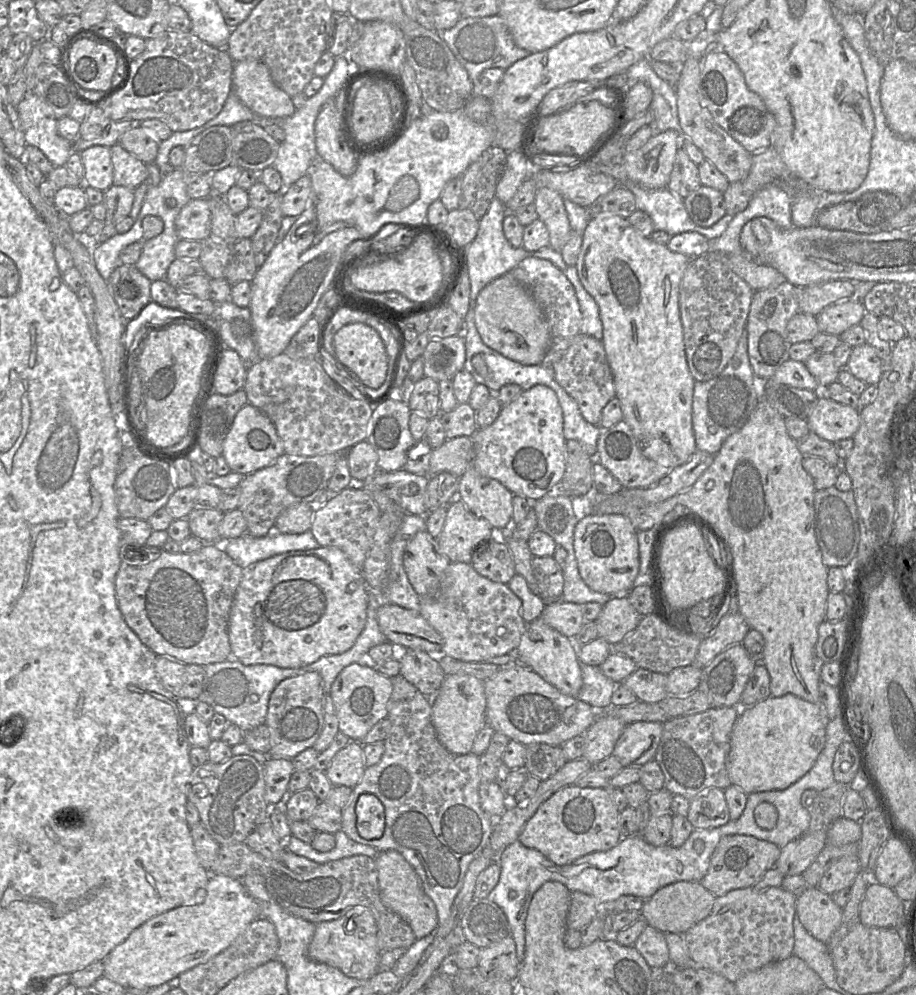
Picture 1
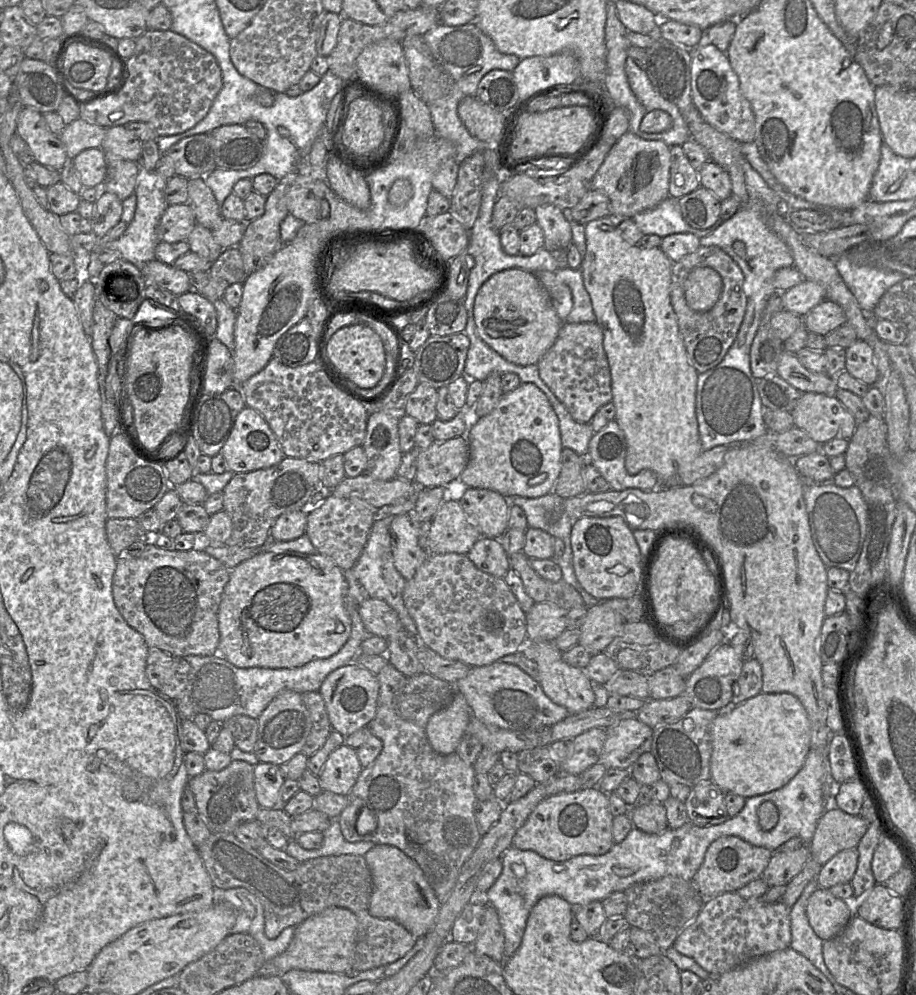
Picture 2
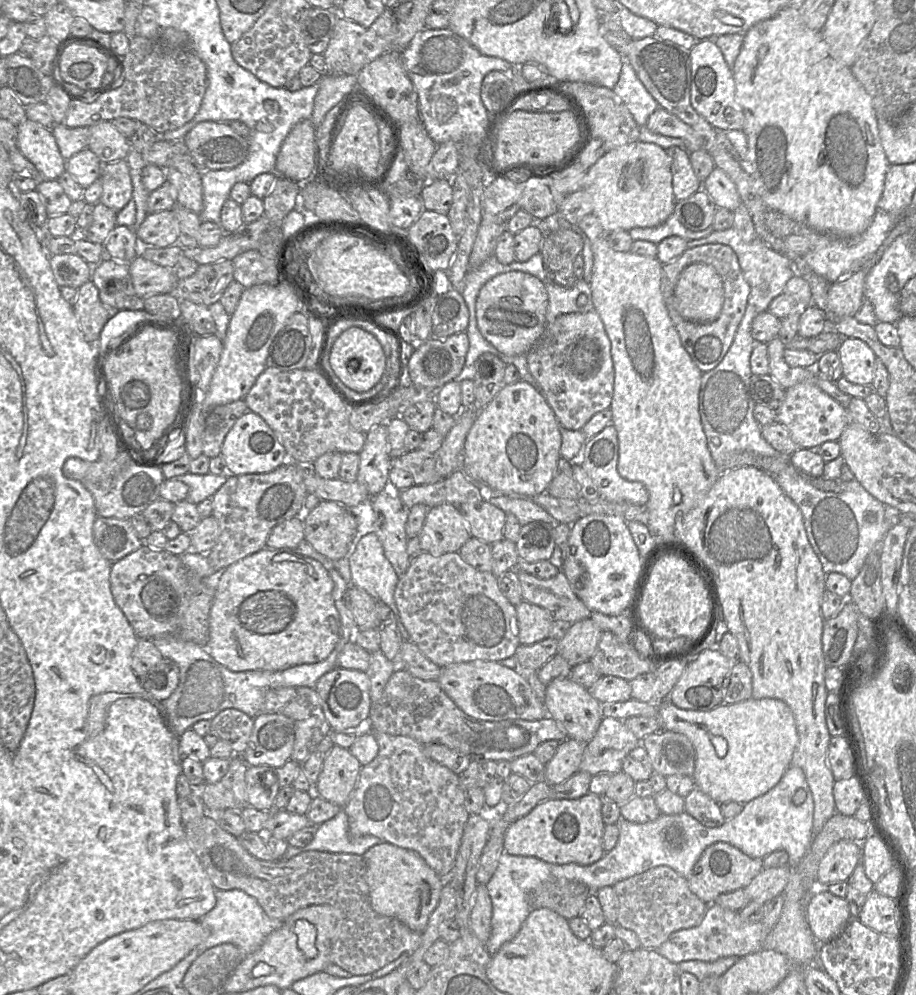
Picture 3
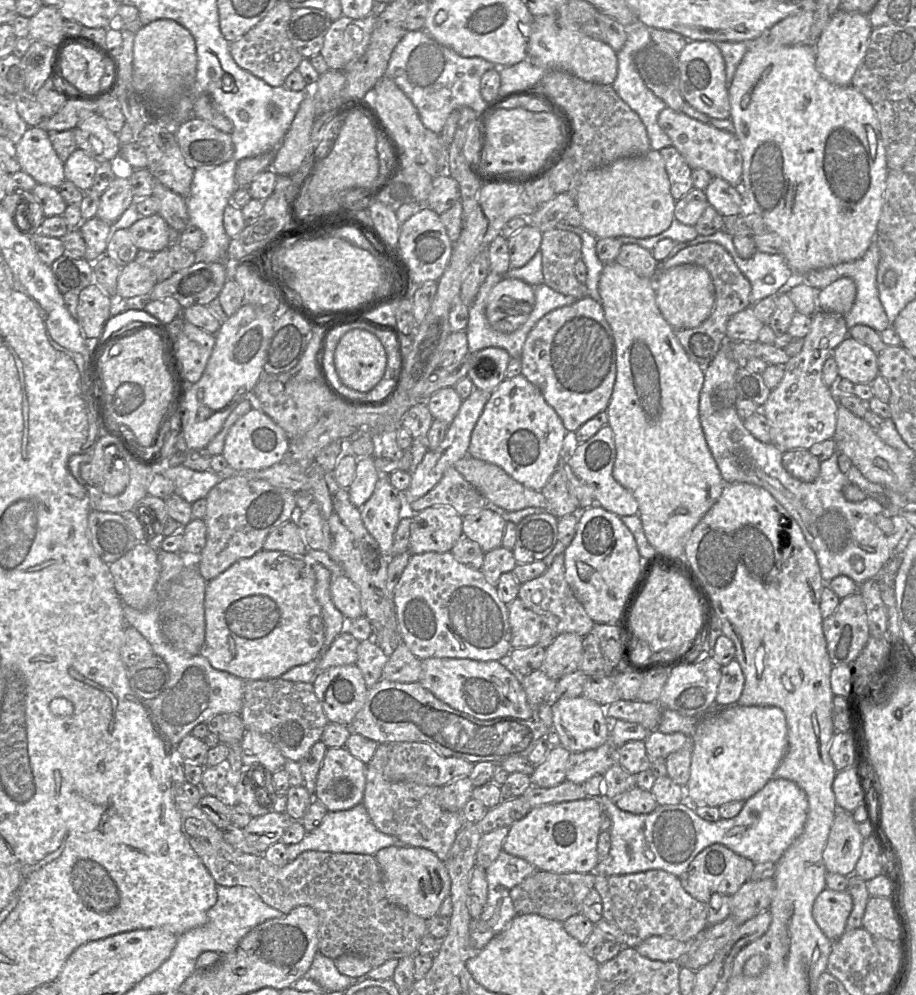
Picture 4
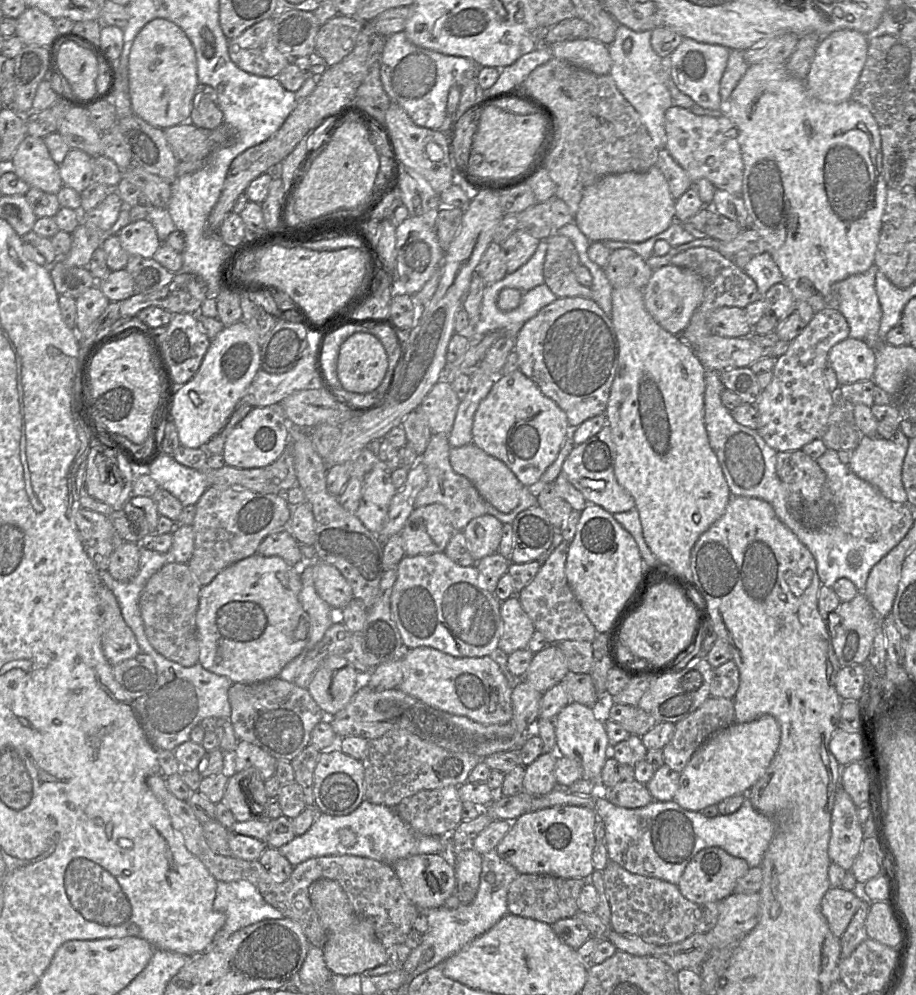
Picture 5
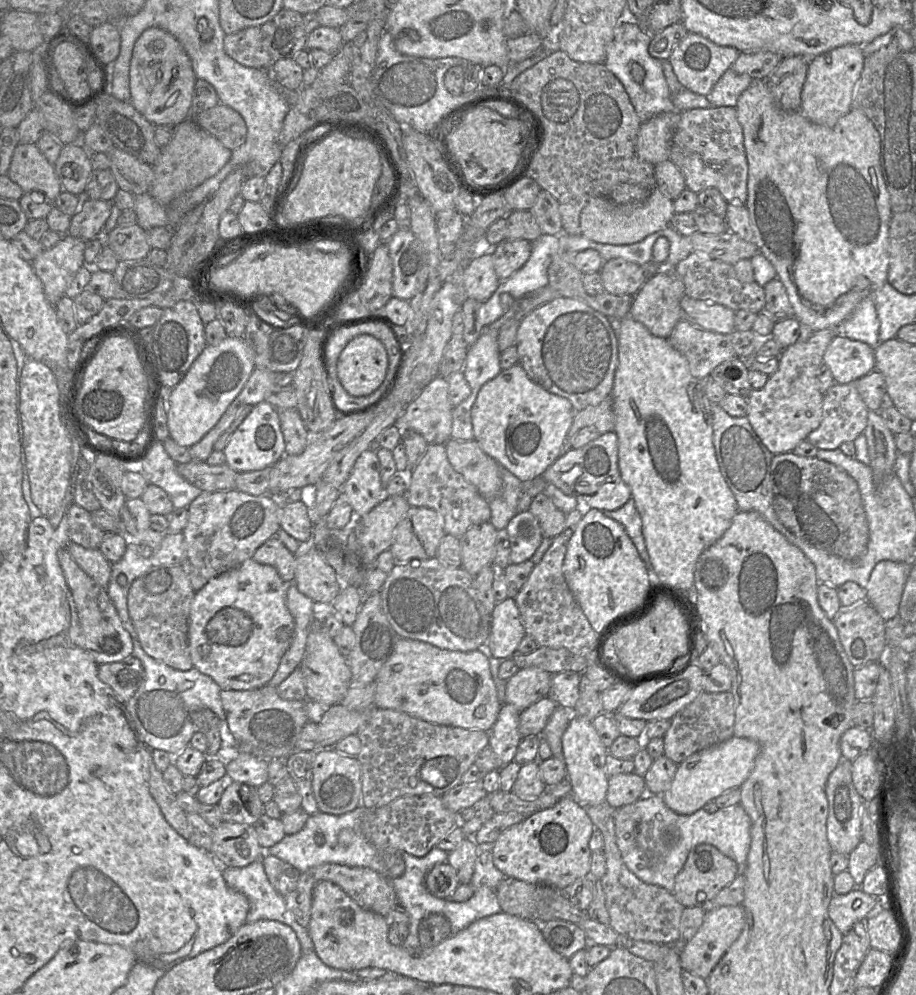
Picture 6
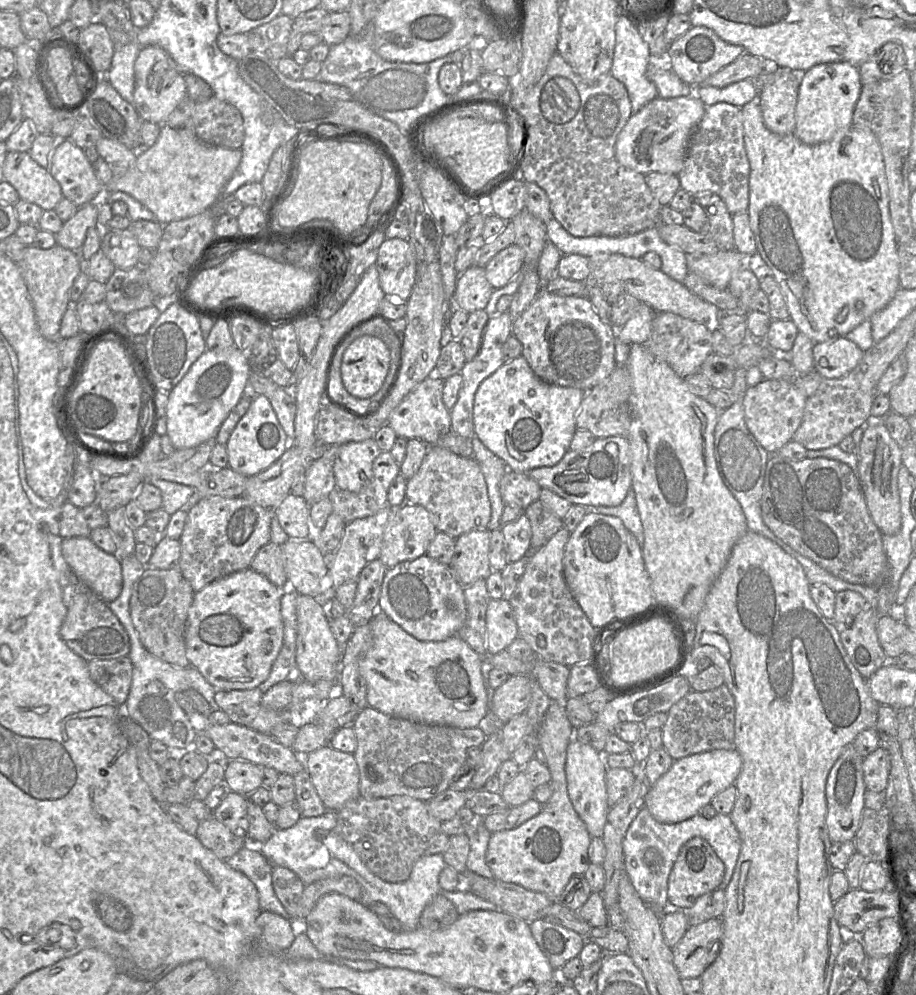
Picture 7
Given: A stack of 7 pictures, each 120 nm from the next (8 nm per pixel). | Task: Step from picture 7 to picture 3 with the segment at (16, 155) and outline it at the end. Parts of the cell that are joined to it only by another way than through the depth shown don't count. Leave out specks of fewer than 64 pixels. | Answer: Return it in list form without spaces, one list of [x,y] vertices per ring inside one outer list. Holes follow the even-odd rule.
[[[25,119],[18,127],[17,148],[40,172],[42,179],[58,179],[66,171],[66,161],[60,153],[51,128]]]

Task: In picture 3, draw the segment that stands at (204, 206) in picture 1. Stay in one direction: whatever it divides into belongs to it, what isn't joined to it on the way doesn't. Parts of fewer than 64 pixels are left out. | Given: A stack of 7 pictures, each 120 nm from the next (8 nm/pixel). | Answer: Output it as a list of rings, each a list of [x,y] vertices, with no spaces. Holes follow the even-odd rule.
[[[163,210],[147,215],[135,230],[142,247],[164,248],[178,243],[179,223],[174,210]]]

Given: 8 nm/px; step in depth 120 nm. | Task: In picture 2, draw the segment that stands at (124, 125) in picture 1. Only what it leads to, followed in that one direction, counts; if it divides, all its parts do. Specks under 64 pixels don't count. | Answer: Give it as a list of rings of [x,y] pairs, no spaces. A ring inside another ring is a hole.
[[[81,118],[67,124],[59,136],[69,159],[89,148],[99,148],[107,128],[89,123]]]

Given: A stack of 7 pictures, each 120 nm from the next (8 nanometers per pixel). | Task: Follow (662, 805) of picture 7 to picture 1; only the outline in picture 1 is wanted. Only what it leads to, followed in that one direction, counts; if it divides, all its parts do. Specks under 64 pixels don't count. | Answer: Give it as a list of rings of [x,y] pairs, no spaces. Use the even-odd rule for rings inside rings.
[[[786,694],[782,697],[768,697],[767,699],[755,704],[753,707],[736,706],[738,706],[738,718],[735,721],[730,734],[730,751],[727,756],[727,771],[732,785],[737,786],[746,794],[772,790],[785,790],[810,771],[825,746],[826,726],[828,722],[831,721],[824,716],[820,704],[813,704],[793,694]]]

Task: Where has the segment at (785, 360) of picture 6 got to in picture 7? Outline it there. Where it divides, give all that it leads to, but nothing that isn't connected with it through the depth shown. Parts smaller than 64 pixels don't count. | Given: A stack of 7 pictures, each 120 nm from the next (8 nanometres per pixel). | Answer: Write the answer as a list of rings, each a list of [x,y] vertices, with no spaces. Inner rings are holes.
[[[764,379],[748,387],[742,396],[746,426],[765,450],[777,453],[793,439],[802,422],[806,400],[793,379]]]

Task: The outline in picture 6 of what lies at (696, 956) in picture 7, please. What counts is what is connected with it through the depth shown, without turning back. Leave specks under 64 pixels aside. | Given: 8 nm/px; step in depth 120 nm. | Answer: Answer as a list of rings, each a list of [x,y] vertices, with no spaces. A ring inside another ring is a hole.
[[[721,906],[707,908],[704,920],[695,935],[680,944],[679,961],[683,971],[706,979],[729,947],[736,941],[745,925],[743,906]]]

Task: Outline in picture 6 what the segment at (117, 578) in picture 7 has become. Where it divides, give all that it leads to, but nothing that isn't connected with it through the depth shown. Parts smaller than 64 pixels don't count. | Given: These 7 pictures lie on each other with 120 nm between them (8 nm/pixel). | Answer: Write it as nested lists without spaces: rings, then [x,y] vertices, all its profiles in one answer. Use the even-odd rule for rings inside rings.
[[[74,542],[67,545],[67,550],[72,559],[96,583],[106,589],[111,576],[112,564],[97,549],[84,548]]]

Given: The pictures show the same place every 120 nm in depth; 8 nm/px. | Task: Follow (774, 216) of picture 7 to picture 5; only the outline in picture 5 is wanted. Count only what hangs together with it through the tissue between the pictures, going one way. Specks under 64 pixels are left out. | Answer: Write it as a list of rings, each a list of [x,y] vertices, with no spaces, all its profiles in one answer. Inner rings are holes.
[[[760,62],[750,65],[727,103],[722,103],[721,111],[723,114],[727,112],[738,130],[738,143],[744,165],[741,195],[748,213],[748,227],[756,229],[764,239],[766,252],[772,256],[784,278],[783,283],[791,290],[795,299],[807,302],[817,312],[831,305],[833,284],[851,275],[864,273],[874,264],[888,188],[882,170],[880,131],[871,112],[852,99],[842,103],[826,103],[814,98],[808,92],[805,81],[793,77],[785,64]]]

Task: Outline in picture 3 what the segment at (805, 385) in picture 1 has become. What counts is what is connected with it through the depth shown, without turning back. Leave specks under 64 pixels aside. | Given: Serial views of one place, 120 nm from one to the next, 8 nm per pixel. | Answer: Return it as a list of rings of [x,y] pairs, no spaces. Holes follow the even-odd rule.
[[[777,336],[767,343],[769,357],[769,375],[775,379],[784,389],[806,382],[817,385],[823,392],[828,394],[843,407],[847,408],[851,396],[842,392],[836,382],[824,379],[818,371],[813,368],[790,367],[784,359],[784,345]]]

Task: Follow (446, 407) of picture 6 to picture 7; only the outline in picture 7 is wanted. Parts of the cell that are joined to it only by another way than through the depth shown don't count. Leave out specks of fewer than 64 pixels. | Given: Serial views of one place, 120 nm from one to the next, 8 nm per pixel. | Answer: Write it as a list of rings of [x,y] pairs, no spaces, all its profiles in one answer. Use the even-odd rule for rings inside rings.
[[[435,373],[428,376],[396,407],[386,424],[390,425],[397,437],[416,438],[427,445],[435,445],[442,436],[451,431],[450,410],[443,403],[444,380]]]

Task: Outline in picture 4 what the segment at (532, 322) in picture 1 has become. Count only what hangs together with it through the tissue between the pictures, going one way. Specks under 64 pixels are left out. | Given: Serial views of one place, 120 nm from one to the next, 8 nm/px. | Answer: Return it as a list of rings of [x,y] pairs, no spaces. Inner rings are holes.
[[[507,278],[491,289],[485,313],[494,330],[511,333],[527,321],[534,304],[533,286],[517,278]]]

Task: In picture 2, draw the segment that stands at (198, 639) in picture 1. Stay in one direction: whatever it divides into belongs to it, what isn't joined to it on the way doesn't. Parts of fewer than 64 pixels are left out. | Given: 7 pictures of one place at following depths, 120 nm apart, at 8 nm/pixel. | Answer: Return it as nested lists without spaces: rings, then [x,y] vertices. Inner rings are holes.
[[[147,540],[139,556],[127,552],[117,557],[112,593],[119,612],[142,635],[148,648],[158,648],[173,657],[212,656],[217,654],[218,610],[229,578],[230,569],[204,551],[164,550]]]

